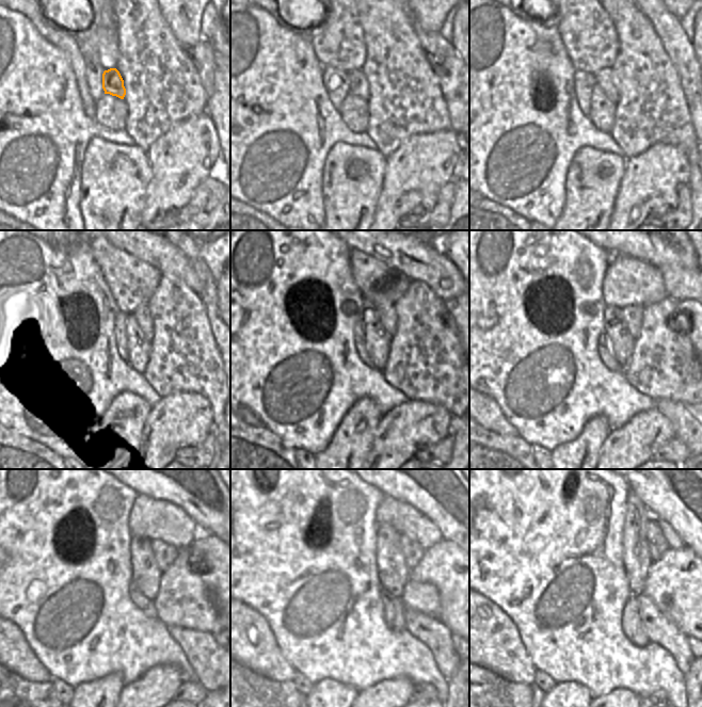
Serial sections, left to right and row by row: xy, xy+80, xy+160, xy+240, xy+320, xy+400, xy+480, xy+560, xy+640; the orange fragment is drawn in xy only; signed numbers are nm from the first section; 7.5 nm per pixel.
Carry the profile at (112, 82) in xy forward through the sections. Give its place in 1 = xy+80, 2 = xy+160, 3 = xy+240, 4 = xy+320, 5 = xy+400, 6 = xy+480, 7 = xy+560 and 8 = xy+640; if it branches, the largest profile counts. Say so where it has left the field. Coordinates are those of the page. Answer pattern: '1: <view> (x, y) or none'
1: xy+80 (359, 85)
2: xy+160 (604, 77)
3: xy+240 (142, 315)
4: xy+320 (387, 315)
5: xy+400 (633, 314)
6: xy+480 (164, 553)
7: xy+560 (413, 552)
8: xy+640 (657, 545)

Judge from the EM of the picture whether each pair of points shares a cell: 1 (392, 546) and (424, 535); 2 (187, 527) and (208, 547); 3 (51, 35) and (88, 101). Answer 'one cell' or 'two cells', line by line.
1: two cells
2: two cells
3: one cell

